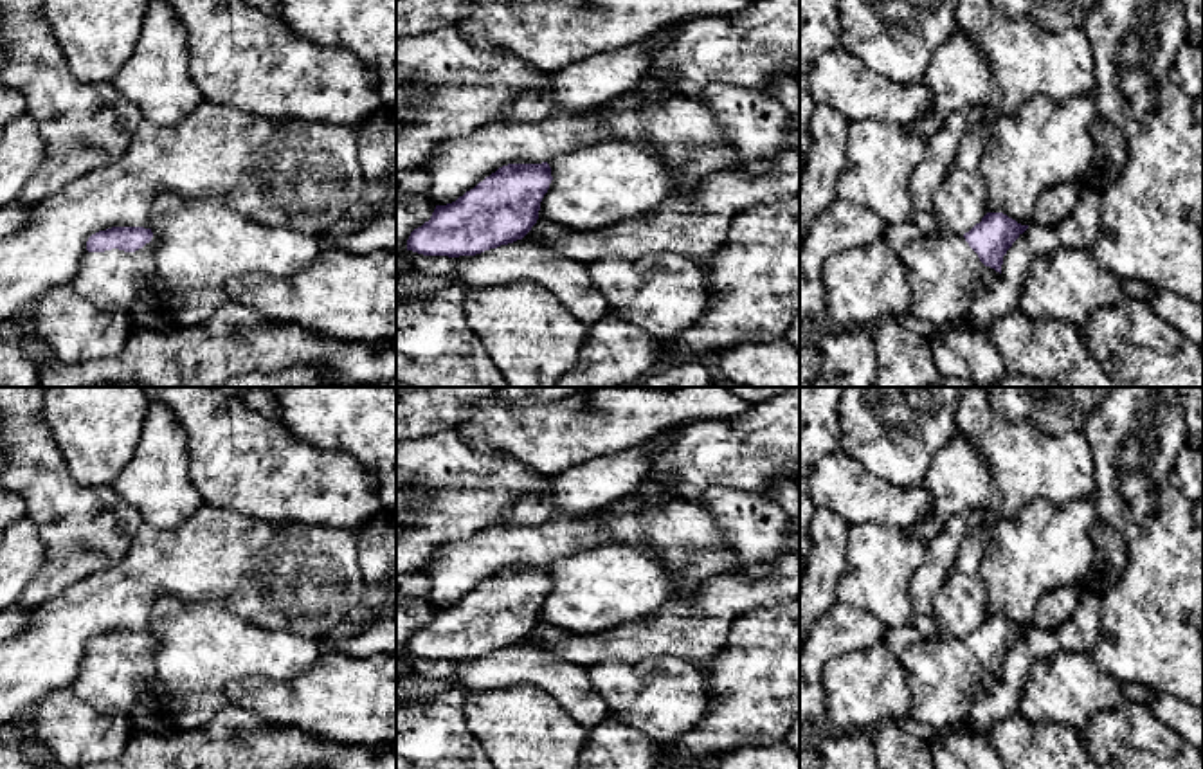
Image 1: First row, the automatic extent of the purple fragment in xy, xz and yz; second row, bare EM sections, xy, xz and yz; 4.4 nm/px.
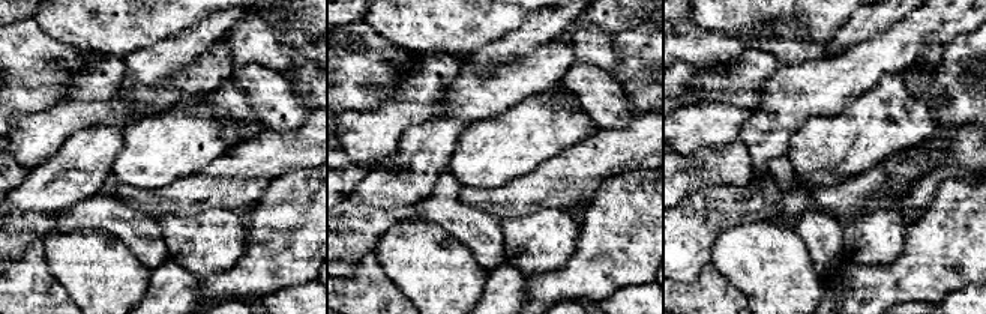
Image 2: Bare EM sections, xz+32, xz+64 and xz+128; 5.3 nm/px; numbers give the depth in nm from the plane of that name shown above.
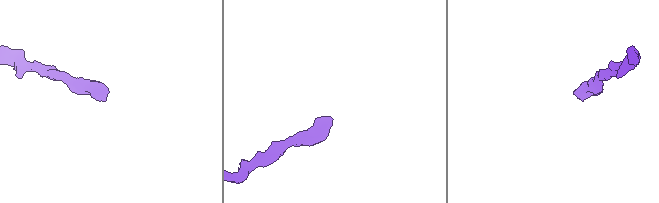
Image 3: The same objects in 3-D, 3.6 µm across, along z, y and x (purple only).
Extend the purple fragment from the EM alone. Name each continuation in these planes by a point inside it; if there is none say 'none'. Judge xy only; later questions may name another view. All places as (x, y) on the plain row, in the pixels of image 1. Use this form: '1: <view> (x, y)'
1: xy (114, 681)

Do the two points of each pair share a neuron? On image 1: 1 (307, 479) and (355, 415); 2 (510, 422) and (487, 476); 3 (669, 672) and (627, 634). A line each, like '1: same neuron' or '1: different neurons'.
1: different neurons
2: different neurons
3: different neurons

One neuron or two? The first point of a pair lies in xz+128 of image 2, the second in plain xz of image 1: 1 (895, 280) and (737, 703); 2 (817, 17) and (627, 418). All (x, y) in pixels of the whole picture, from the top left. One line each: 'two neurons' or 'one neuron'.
1: one neuron
2: one neuron

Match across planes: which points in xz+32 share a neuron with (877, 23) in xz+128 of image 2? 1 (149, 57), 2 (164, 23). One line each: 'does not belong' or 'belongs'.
1: belongs
2: does not belong

